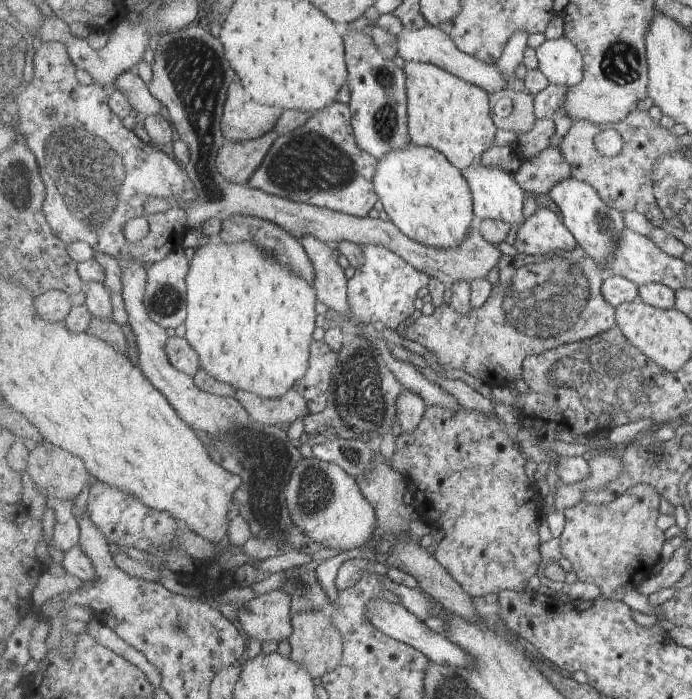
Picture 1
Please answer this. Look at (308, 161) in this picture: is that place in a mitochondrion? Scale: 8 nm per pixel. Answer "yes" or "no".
yes

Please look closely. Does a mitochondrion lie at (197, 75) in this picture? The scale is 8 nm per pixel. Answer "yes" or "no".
yes

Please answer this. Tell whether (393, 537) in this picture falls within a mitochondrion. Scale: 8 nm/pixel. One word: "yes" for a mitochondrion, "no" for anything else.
no

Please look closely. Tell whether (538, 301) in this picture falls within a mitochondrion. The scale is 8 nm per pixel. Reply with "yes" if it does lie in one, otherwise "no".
yes

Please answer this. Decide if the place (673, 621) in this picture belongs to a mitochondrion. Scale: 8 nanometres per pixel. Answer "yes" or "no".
no

